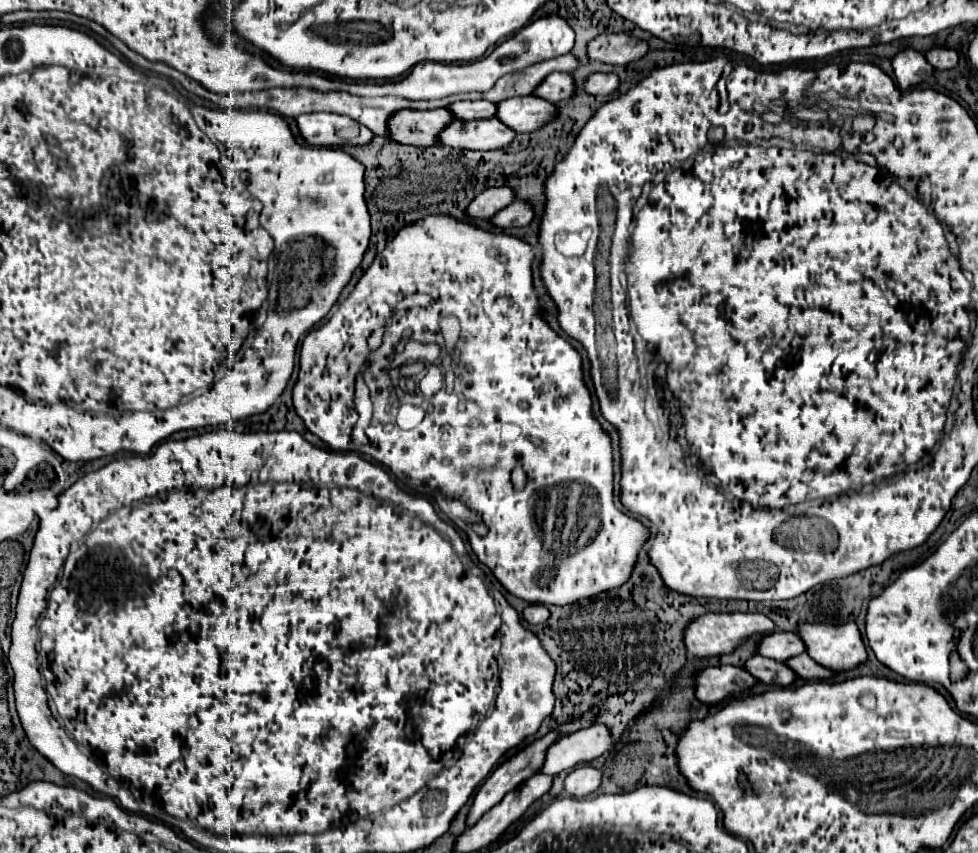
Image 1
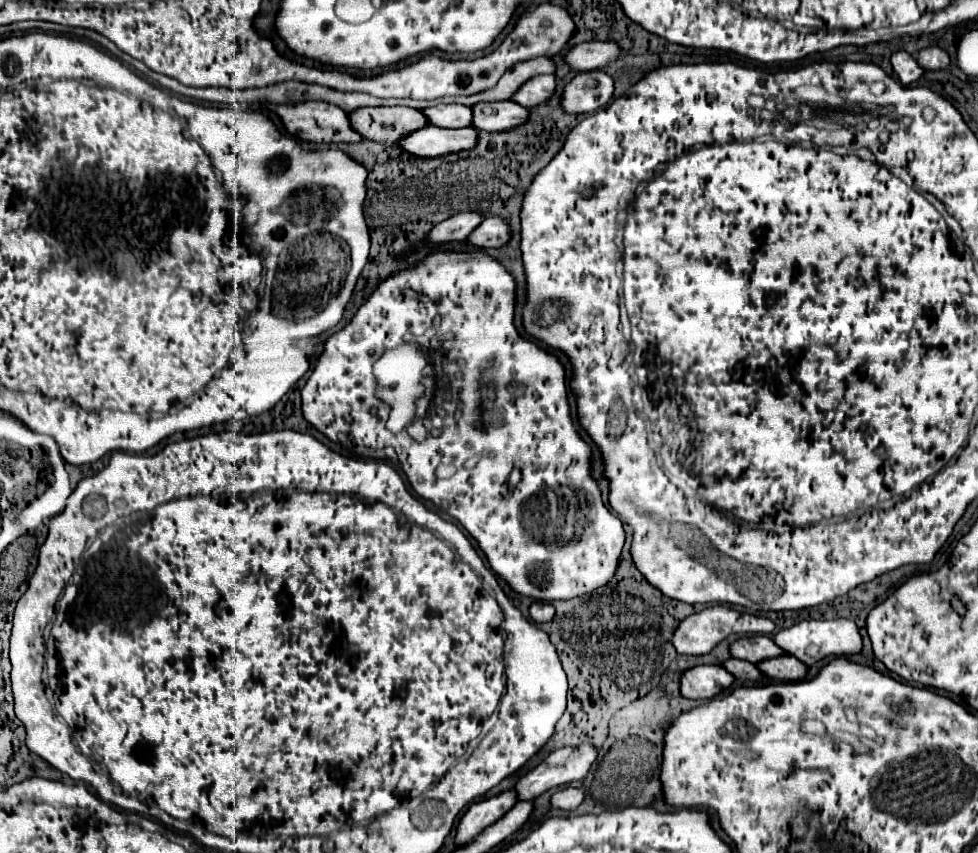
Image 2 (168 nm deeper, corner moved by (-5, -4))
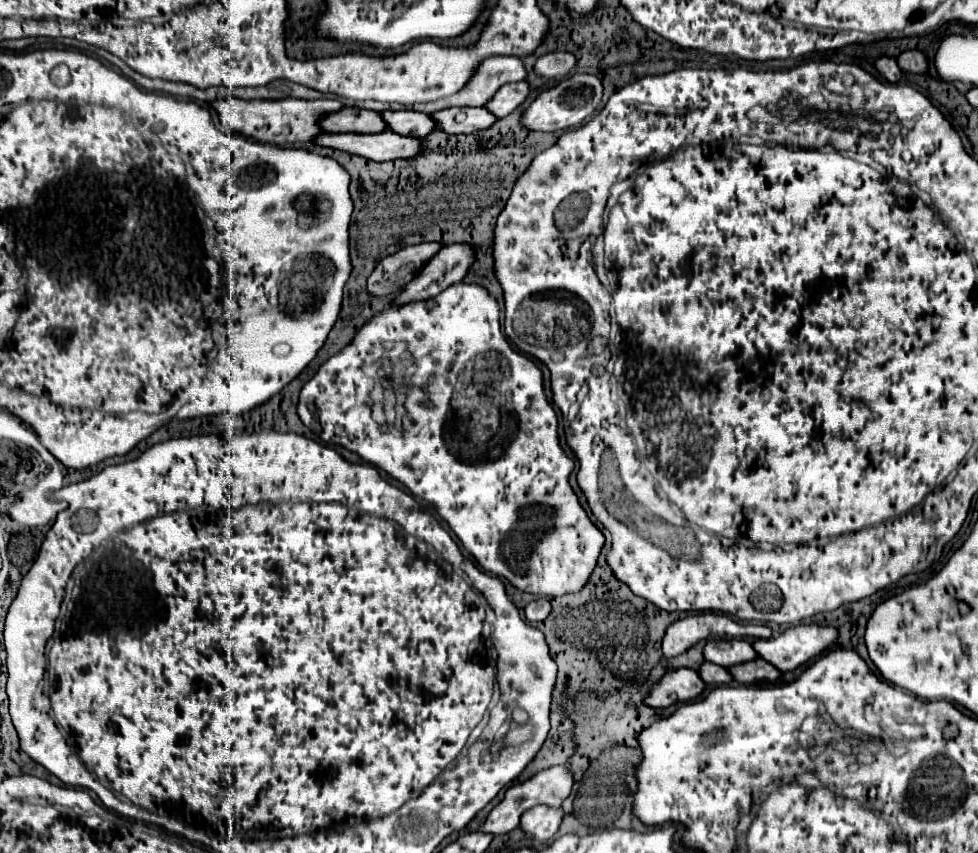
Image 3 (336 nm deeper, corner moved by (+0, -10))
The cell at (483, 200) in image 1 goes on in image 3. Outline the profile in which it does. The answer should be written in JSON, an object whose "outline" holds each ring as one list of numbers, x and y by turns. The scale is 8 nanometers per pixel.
{"outline":[[422,242,416,246,402,248,392,256,386,256,378,262,378,266,368,278,370,294,386,296,402,290,414,278,414,274,418,274,440,250,440,242]]}

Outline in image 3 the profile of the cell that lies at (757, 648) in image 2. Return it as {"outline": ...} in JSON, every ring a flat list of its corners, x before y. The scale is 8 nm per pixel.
{"outline":[[710,638,704,646,704,658,708,662,720,664,724,668,742,664,742,662,750,662,760,658,758,654,754,654,754,648,750,642,746,640,728,640,728,638]]}

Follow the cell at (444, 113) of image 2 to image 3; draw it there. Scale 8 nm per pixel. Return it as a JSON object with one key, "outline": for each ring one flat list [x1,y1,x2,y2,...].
{"outline":[[402,110,402,112,382,112,386,124,390,130,402,134,402,136,428,136,430,132,438,130,434,124,434,118,424,112,412,112,412,110]]}

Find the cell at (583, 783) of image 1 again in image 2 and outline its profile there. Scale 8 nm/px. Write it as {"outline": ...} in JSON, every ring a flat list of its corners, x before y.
{"outline":[[563,788,563,790,557,790,553,796,551,796,551,808,557,808,557,810,565,810,565,812,571,812,575,810,585,798,585,790,583,788]]}

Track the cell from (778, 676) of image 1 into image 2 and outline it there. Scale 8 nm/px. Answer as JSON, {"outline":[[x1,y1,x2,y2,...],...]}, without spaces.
{"outline":[[729,658,721,666,729,674,733,674,735,680,741,680,741,682,759,682,759,680,763,680,763,674,757,670,755,664,749,664,749,662,743,662,743,660,737,660,737,658]]}

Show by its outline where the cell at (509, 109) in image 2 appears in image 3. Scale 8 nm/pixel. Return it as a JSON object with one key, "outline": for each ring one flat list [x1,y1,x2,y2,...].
{"outline":[[446,108,434,112,434,120,448,134,470,134,478,132,478,128,490,128,498,118,486,108]]}

